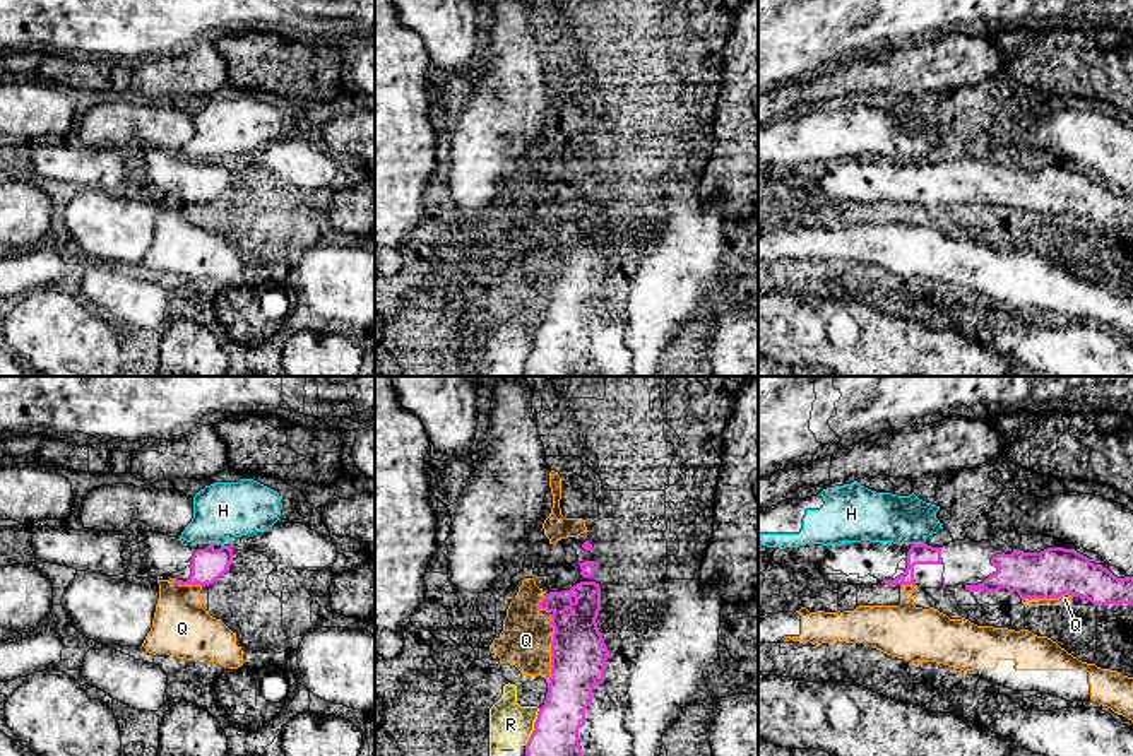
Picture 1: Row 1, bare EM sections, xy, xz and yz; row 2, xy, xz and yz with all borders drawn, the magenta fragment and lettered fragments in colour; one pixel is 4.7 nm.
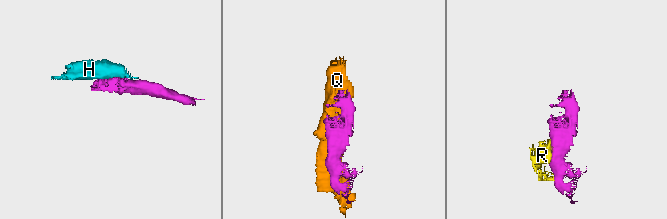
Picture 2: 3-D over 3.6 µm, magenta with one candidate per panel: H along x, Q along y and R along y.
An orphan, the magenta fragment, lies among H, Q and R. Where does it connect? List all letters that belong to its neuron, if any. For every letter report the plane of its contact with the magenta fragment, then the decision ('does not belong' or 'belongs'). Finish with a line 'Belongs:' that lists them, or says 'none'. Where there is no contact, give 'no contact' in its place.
H: contact in yz; does not belong
Q: contact in xz; does not belong
R: contact in xz; does not belong
Belongs: none

